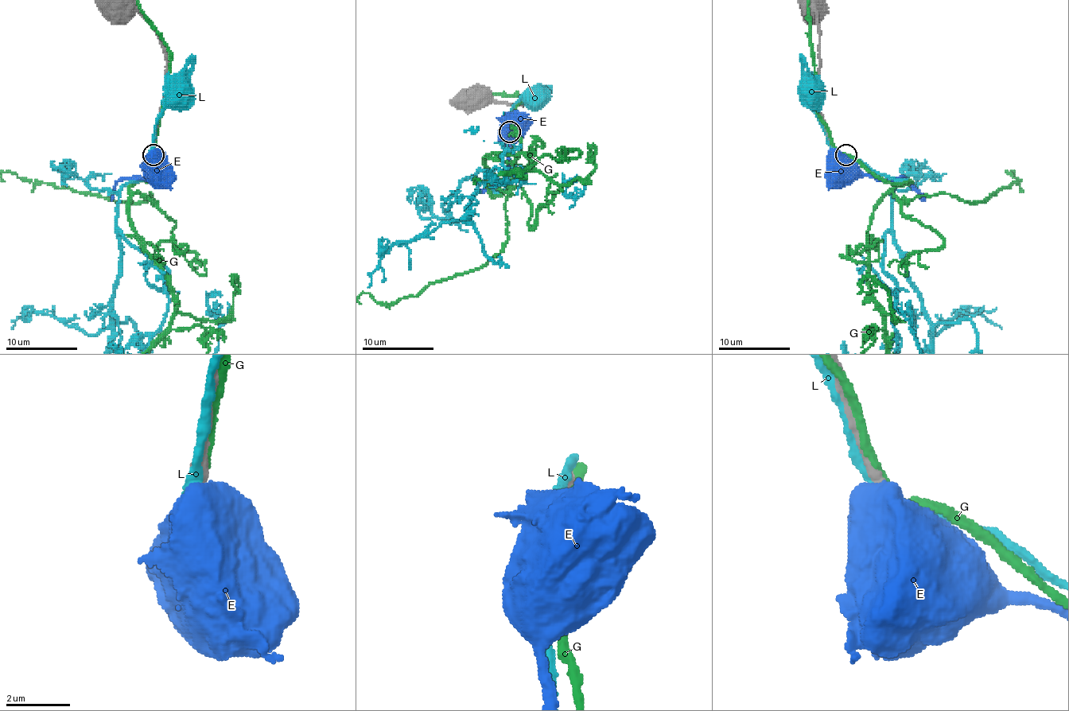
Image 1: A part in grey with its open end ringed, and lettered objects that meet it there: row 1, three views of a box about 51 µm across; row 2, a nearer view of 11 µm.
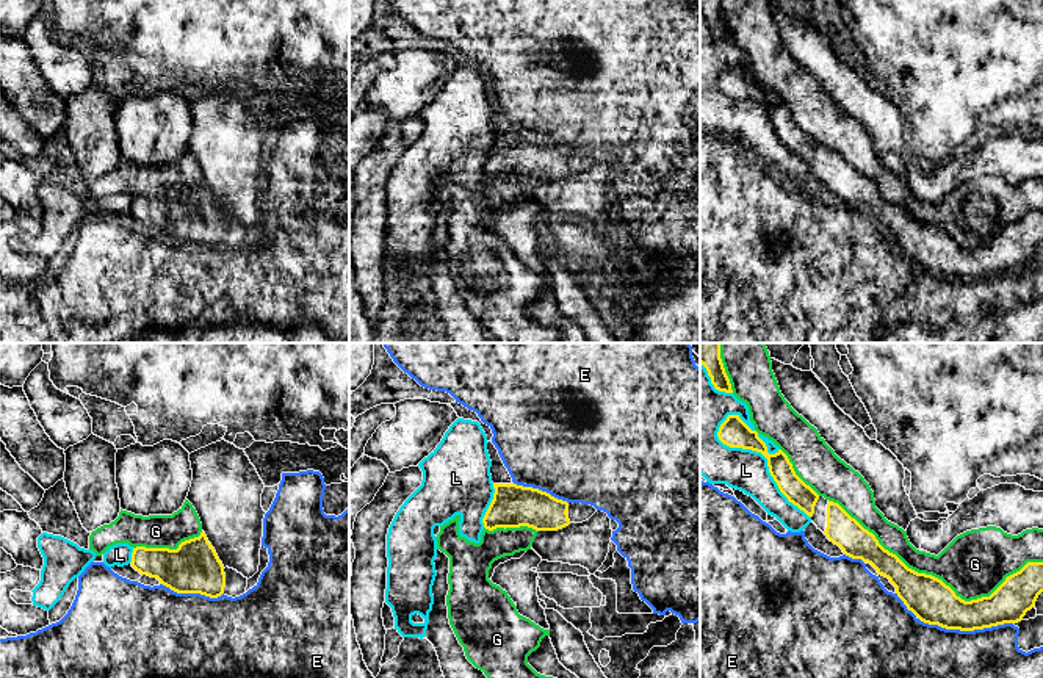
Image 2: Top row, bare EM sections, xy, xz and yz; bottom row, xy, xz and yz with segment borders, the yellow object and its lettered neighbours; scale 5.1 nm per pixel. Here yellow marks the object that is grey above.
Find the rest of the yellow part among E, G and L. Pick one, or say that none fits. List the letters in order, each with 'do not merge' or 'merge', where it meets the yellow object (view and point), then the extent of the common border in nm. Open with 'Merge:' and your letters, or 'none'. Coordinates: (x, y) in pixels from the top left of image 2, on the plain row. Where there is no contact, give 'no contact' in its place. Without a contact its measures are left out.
Merge: none
E: do not merge | yz (952, 277) | 600 nm
G: do not merge | yz (934, 226) | 1150 nm
L: do not merge | yz (761, 102) | 700 nm

